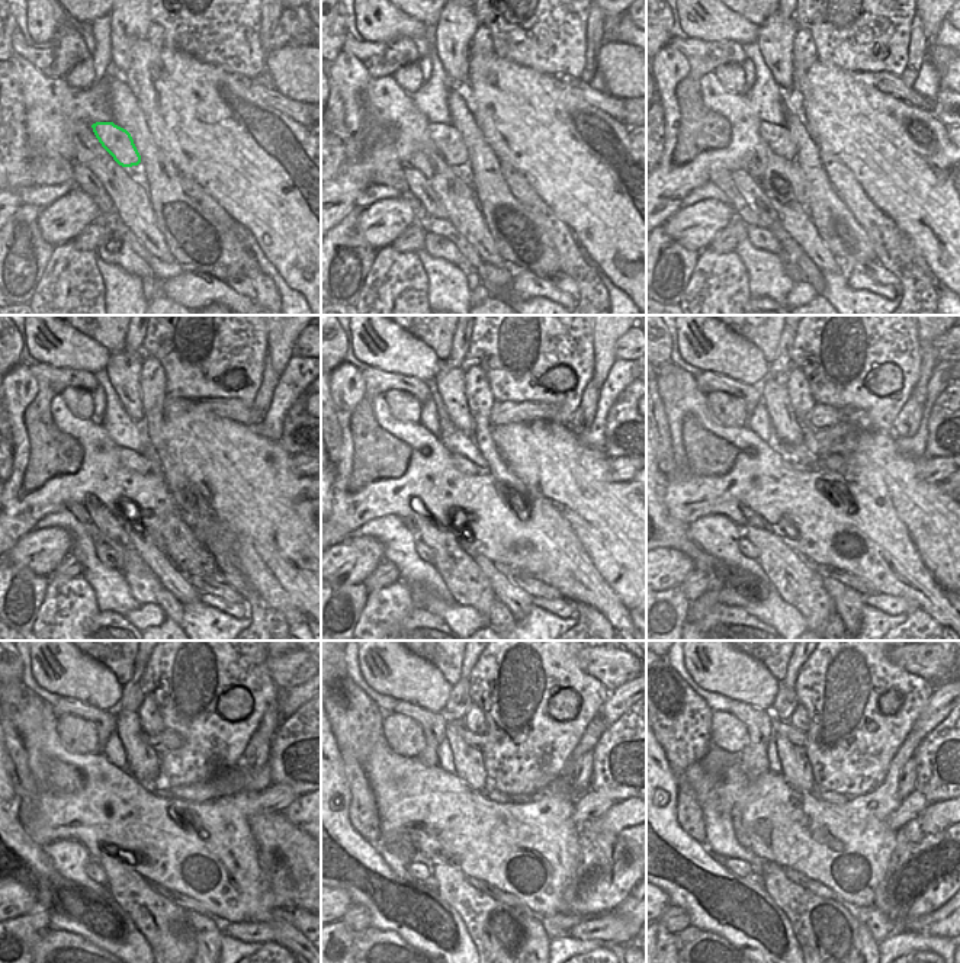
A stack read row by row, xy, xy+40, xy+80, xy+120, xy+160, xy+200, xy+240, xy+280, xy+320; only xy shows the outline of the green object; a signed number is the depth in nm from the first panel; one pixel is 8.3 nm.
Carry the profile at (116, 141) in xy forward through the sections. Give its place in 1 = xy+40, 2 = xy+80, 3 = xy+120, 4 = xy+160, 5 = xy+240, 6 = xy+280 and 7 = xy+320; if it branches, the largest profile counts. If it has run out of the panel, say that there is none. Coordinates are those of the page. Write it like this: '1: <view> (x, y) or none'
1: xy+40 (448, 140)
2: xy+80 (779, 138)
3: xy+120 (131, 459)
4: xy+160 (461, 462)
5: xy+240 (166, 793)
6: xy+280 (494, 795)
7: xy+320 (830, 796)

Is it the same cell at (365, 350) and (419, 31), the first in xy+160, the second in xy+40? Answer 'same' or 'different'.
same

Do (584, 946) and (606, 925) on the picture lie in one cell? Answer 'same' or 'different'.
different

